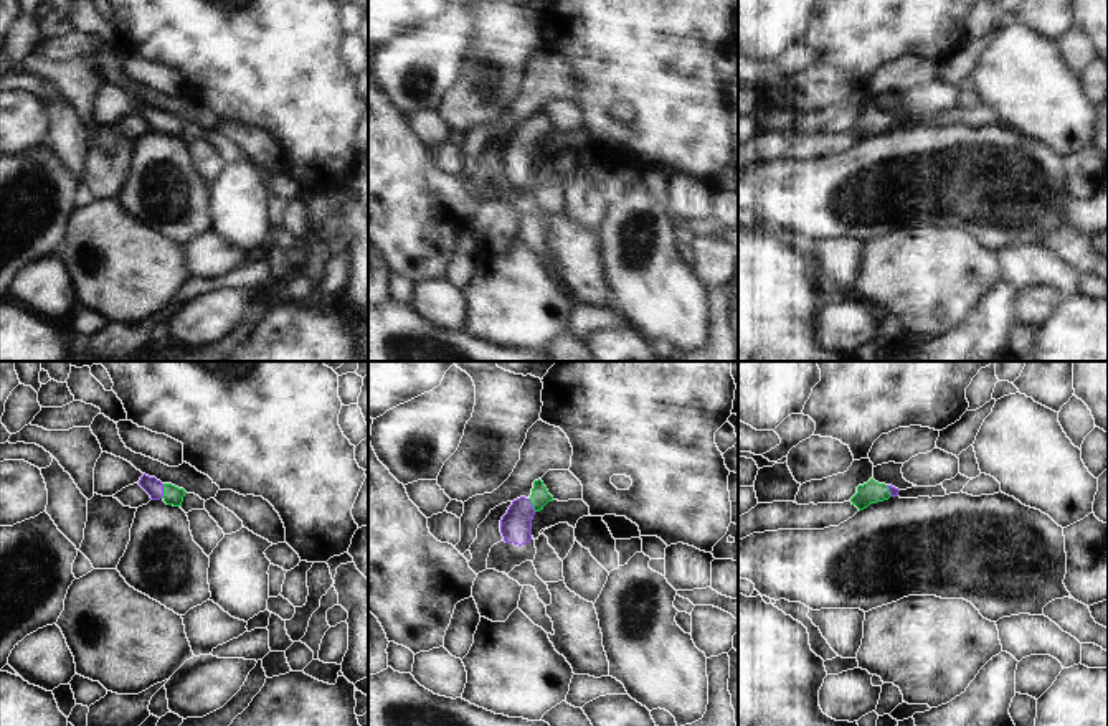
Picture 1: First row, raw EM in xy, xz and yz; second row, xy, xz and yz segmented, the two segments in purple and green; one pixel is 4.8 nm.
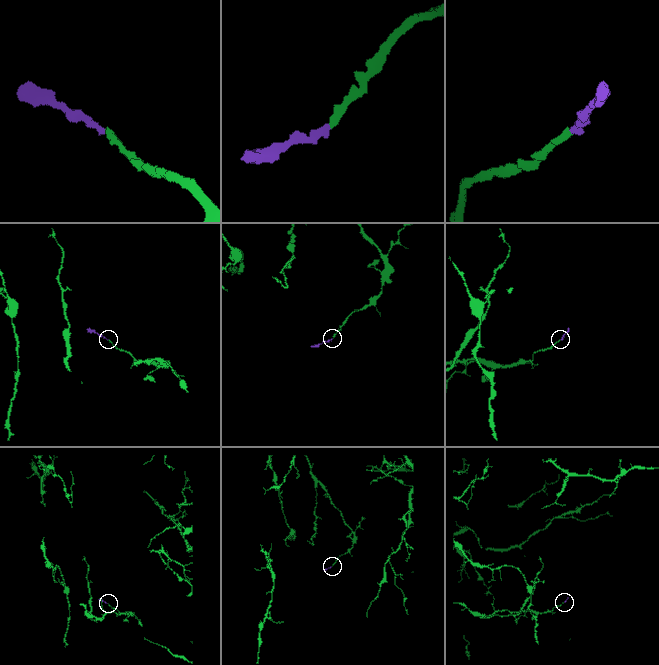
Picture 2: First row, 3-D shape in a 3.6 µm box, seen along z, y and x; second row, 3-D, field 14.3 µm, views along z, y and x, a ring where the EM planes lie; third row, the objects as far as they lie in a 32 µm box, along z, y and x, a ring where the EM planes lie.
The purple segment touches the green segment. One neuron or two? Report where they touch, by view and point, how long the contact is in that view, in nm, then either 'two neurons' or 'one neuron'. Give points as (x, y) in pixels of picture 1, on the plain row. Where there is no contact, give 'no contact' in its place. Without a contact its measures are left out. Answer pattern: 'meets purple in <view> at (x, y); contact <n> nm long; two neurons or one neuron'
meets purple in xy at (162, 121); contact 70 nm long; one neuron

